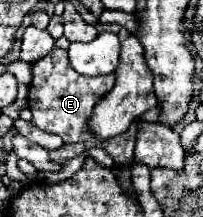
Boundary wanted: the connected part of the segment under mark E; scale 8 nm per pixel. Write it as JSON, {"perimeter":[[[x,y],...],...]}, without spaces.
{"perimeter":[[[55,48],[33,64],[33,80],[29,84],[29,110],[33,112],[31,122],[41,130],[59,134],[65,144],[87,140],[87,118],[113,84],[115,74],[99,78],[83,78],[81,74],[75,74],[67,62],[67,50]]]}

